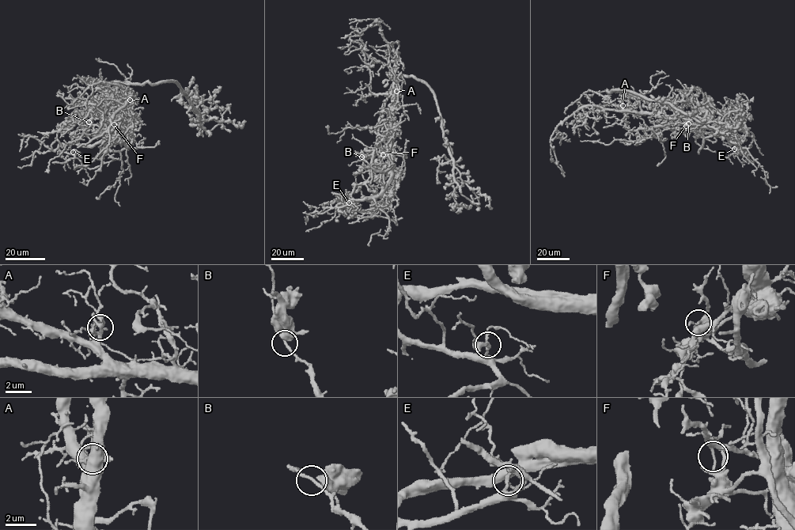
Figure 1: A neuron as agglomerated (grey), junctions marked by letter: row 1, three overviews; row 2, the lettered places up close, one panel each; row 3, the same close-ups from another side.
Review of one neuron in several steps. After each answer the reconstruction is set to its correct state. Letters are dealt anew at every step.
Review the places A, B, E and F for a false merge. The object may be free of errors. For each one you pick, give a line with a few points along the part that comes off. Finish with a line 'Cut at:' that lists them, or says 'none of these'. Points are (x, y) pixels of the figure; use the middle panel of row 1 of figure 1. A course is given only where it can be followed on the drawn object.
F: foreign part runs (383, 154), (388, 157), (392, 164), (384, 172), (379, 205), (365, 211), (346, 206), (338, 199), (319, 205)
Cut at: F

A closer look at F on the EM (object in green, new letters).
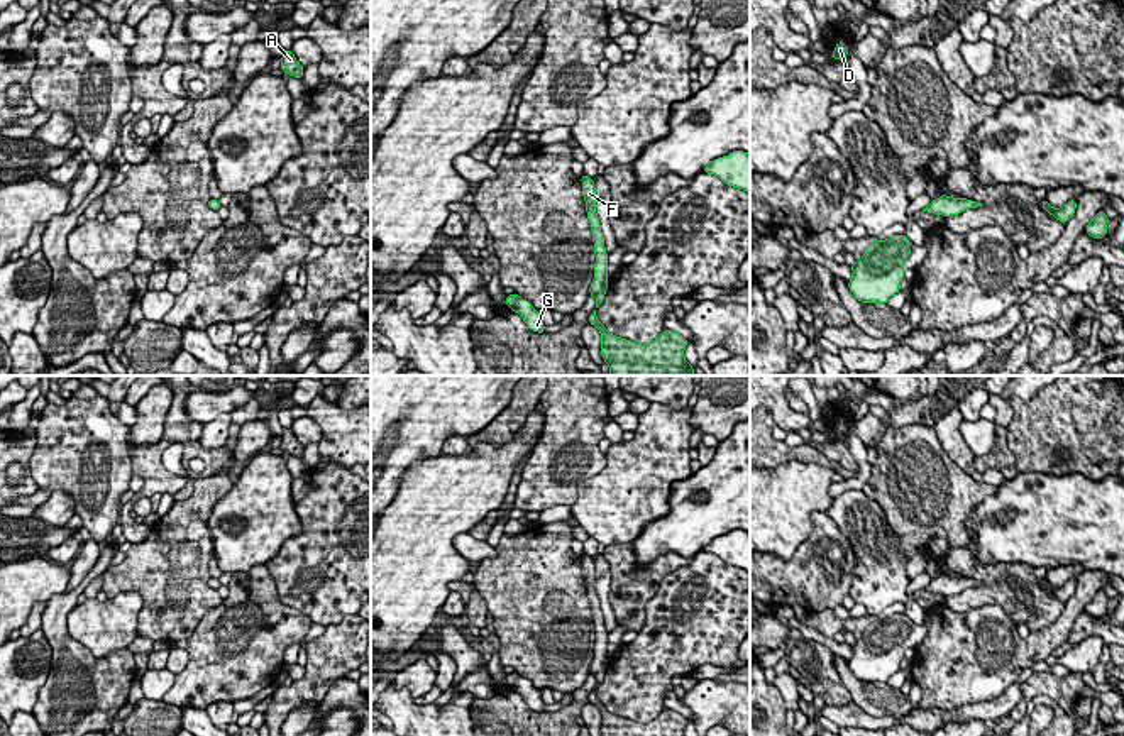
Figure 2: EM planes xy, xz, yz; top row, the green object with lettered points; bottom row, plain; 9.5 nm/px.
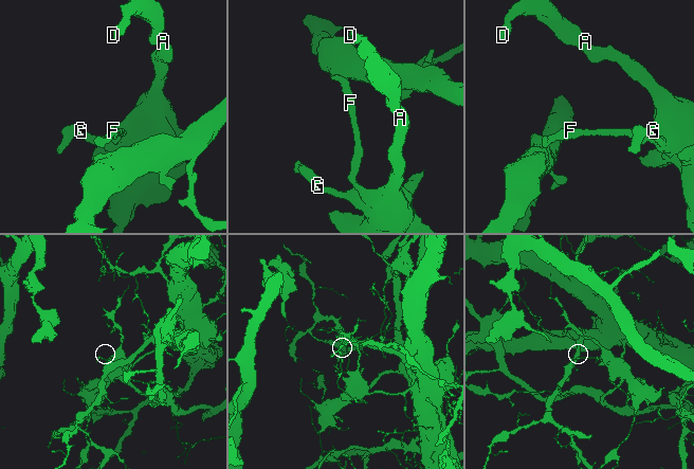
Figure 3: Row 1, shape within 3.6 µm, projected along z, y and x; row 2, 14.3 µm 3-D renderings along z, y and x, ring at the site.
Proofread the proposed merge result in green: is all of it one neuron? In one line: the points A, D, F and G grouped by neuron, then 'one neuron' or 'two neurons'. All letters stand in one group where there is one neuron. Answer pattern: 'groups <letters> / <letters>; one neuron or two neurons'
groups A D G / F; two neurons

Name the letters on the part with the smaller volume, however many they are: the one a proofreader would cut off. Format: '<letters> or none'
A, D, G

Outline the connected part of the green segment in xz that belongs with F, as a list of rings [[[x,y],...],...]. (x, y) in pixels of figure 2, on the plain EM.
[[[586,553],[581,555],[581,560],[582,560],[582,575],[584,575],[584,580],[586,580],[587,597],[592,592],[594,594],[592,597],[598,599],[594,560],[592,560],[592,557],[589,557]]]

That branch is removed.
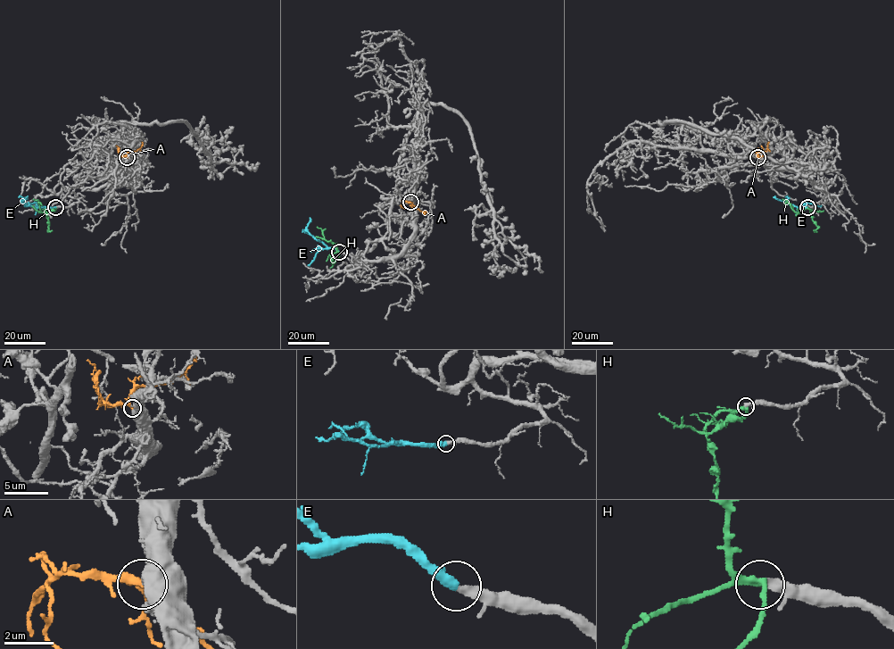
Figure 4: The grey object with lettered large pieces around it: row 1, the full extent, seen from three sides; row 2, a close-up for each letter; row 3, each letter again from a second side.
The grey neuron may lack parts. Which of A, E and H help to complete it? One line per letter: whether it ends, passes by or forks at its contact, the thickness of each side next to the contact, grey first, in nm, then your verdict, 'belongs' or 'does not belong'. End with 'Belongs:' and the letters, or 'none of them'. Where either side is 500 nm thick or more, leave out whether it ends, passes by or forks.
A: calibres 700 and 240 nm; belongs
E: it ends; calibres 320 and 360 nm; belongs
H: it passes by; calibres 360 and 240 nm; does not belong
Belongs: A, E

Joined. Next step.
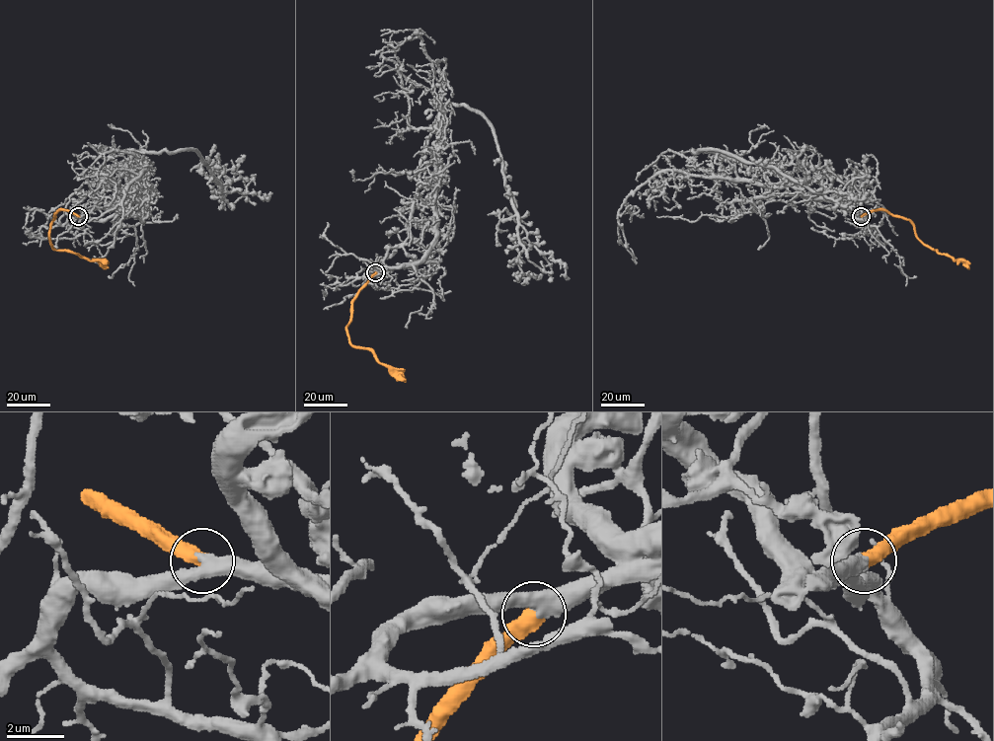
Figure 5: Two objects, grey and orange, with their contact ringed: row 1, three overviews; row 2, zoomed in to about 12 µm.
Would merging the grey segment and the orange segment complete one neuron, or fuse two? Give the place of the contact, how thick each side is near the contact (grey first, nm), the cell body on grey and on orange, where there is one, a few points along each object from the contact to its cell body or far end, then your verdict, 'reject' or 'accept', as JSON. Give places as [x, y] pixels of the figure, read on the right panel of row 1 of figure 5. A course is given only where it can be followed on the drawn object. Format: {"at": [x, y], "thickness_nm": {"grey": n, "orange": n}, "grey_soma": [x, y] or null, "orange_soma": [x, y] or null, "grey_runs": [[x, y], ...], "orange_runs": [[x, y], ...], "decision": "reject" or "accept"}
{"at": [861, 216], "thickness_nm": {"grey": 480, "orange": 550}, "grey_soma": null, "orange_soma": null, "grey_runs": [[861, 216], [820, 205], [770, 169], [693, 150], [716, 150], [774, 166], [835, 200], [862, 193], [864, 155]], "orange_runs": [[861, 216], [879, 209], [908, 219], [915, 236], [924, 244], [947, 254], [955, 260], [962, 259], [967, 267]], "decision": "accept"}

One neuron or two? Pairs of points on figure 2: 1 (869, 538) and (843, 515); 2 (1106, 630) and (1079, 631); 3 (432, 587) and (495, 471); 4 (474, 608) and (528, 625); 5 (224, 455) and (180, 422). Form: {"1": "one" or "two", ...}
{"1": "one", "2": "one", "3": "one", "4": "two", "5": "one"}

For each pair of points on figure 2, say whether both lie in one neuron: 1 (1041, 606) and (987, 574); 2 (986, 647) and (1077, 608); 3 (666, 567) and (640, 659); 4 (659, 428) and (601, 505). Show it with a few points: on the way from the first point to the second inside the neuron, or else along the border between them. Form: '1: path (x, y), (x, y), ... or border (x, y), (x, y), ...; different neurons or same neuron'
1: path (1028, 603), (1001, 582); same neuron
2: path (1009, 652), (1028, 652), (1055, 631); same neuron
3: border (691, 557), (662, 579), (644, 613); different neurons
4: path (642, 447), (642, 464), (620, 486); same neuron

